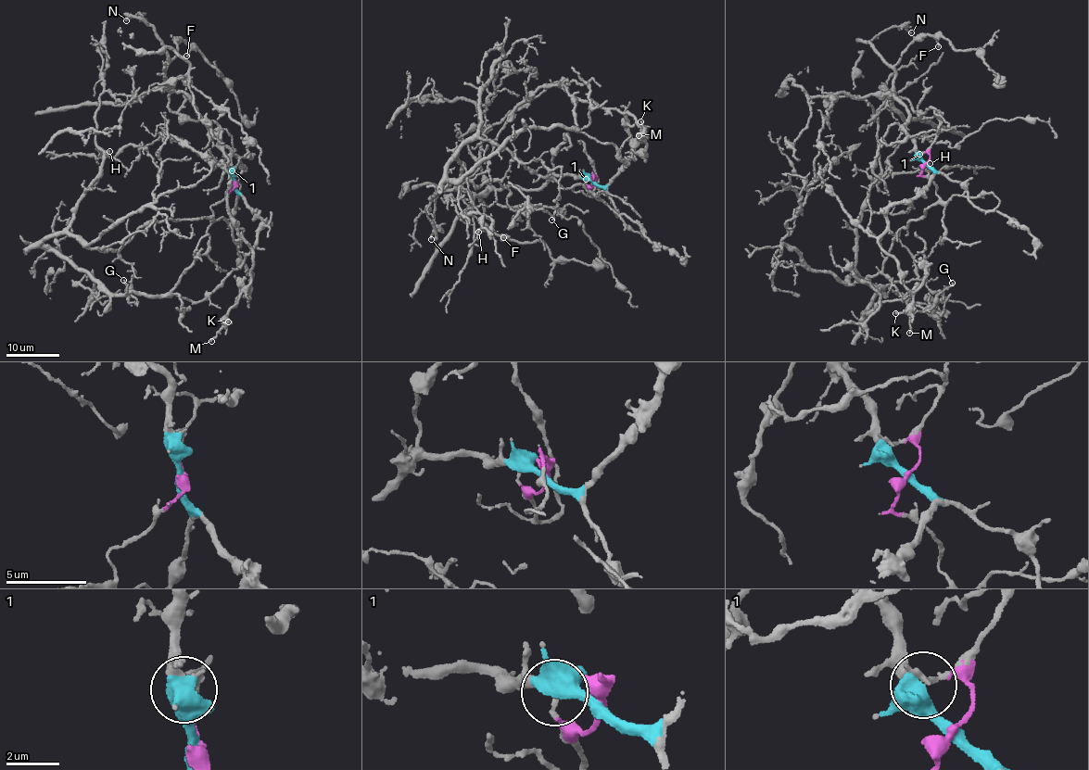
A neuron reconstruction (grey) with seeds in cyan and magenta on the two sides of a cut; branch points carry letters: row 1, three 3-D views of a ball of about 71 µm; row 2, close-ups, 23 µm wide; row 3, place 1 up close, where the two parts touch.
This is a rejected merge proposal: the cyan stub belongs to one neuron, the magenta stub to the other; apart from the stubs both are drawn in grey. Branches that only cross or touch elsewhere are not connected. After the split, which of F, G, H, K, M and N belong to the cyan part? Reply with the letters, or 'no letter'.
F, K, M, N

